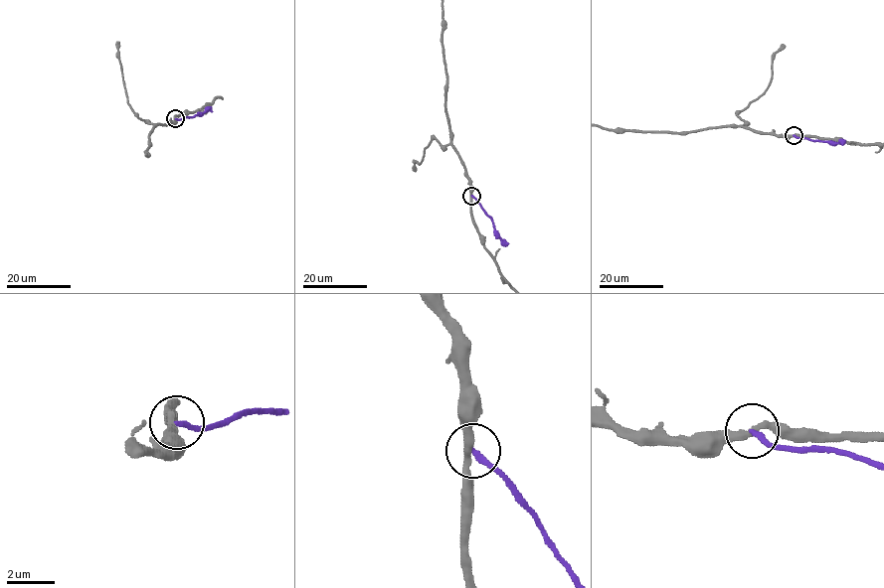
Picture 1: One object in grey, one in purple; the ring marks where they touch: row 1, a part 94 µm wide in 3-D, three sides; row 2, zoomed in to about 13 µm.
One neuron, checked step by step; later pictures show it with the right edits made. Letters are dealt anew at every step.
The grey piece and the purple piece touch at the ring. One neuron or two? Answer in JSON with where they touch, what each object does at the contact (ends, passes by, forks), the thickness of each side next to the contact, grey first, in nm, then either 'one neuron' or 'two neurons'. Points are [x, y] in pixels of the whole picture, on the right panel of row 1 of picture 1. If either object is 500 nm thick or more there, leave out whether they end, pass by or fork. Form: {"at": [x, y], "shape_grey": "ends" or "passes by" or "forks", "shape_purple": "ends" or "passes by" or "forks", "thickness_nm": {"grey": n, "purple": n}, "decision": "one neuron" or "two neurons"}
{"at": [794, 135], "shape_grey": "passes by", "shape_purple": "ends", "thickness_nm": {"grey": 300, "purple": 240}, "decision": "two neurons"}

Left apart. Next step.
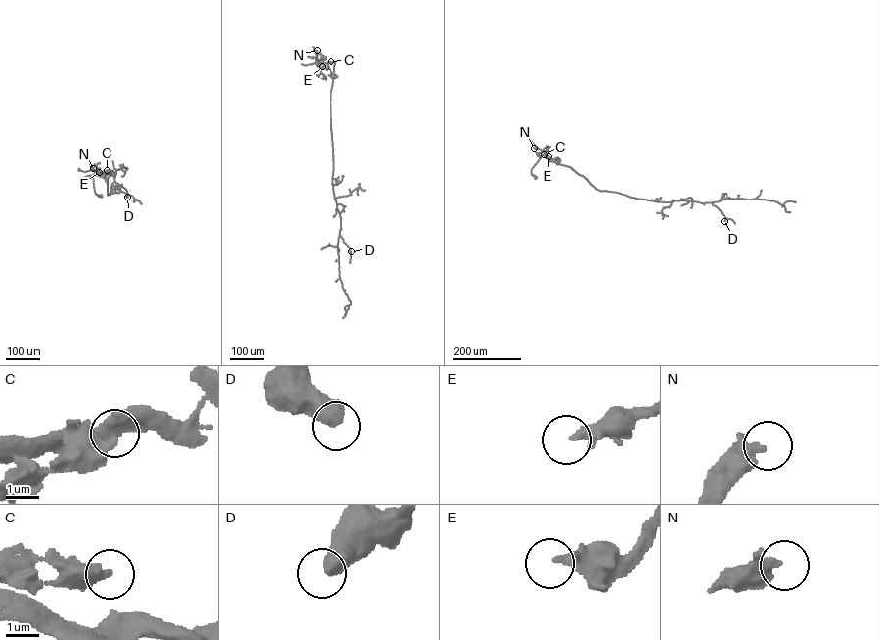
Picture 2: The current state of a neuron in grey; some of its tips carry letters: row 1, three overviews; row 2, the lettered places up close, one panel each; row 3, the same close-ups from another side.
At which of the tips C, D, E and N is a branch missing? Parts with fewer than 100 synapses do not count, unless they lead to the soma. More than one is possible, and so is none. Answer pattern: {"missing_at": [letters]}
{"missing_at": ["C"]}

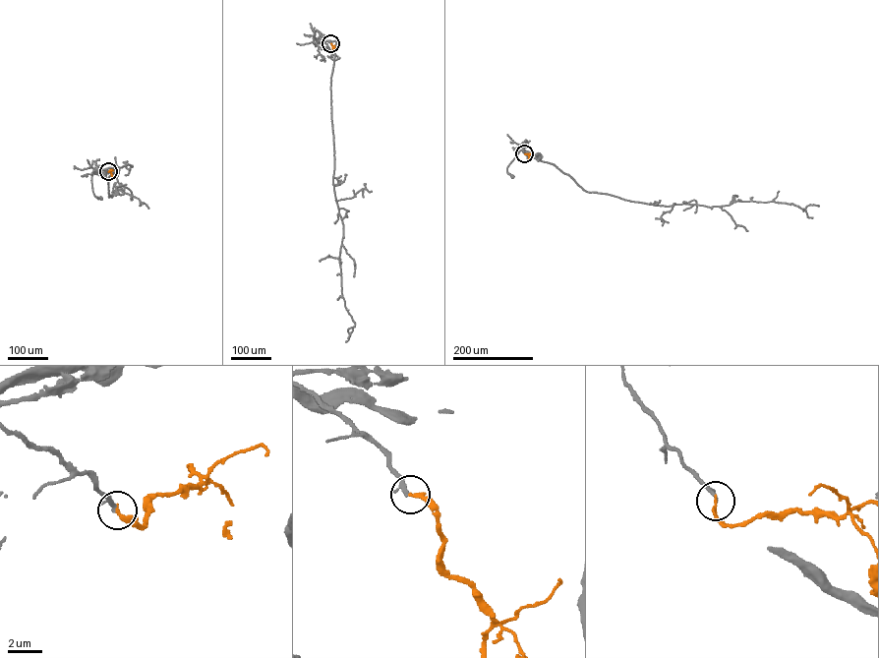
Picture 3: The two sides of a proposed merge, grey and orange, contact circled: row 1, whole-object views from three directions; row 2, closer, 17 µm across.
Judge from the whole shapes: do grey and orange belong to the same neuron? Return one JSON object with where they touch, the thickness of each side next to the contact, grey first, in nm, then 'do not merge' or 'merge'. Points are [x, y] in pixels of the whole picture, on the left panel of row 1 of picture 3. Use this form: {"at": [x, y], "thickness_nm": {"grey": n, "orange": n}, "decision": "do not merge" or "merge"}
{"at": [108, 171], "thickness_nm": {"grey": 220, "orange": 200}, "decision": "merge"}

